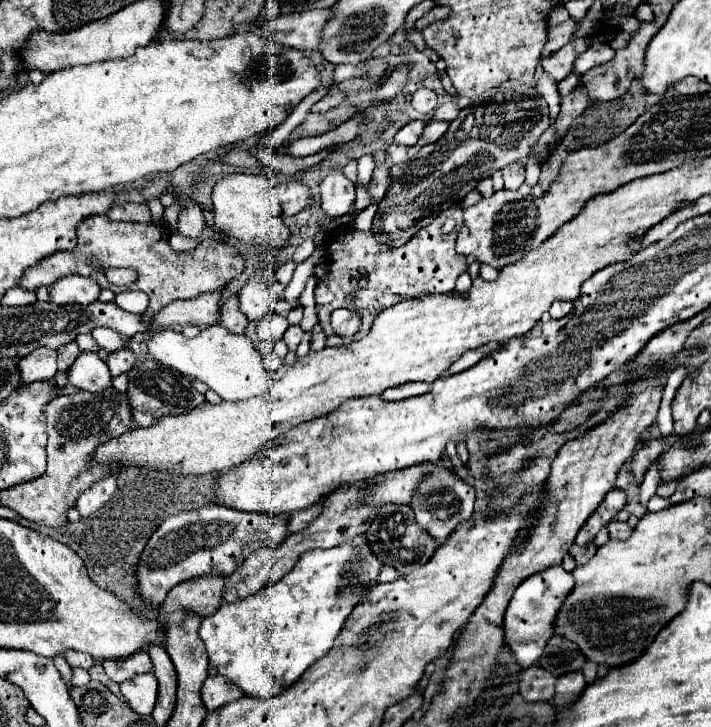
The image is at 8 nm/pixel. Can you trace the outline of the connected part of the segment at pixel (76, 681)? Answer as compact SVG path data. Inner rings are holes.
M74 668L72 670L72 680L70 684L72 686L86 686L90 682L90 672L84 670L84 668Z

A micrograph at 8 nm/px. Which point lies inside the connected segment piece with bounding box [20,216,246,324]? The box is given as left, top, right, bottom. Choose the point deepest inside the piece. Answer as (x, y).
(165, 276)

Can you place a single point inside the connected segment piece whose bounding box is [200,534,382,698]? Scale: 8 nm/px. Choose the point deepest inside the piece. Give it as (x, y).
(263, 643)

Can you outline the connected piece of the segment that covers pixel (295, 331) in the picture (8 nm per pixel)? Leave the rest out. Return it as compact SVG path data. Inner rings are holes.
M290 324L288 326L288 330L286 330L286 334L284 334L284 342L288 344L288 348L290 350L296 350L298 348L298 344L300 344L300 340L302 340L302 328L298 326L298 324Z

